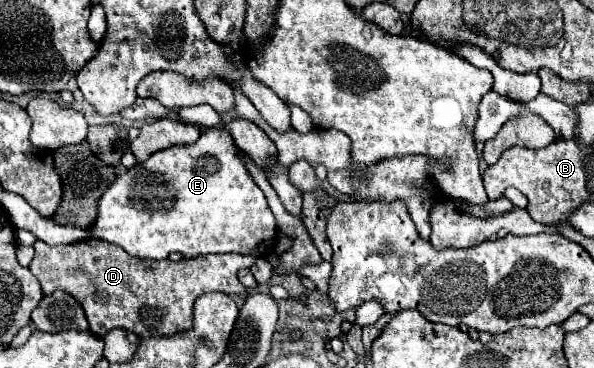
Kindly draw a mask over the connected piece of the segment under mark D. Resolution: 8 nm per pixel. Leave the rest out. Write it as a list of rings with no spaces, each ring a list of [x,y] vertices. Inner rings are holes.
[[[92,238],[54,248],[38,240],[34,250],[36,256],[30,262],[30,272],[38,278],[44,294],[64,290],[74,296],[84,308],[92,334],[104,336],[112,328],[126,328],[142,338],[188,330],[192,326],[194,300],[206,292],[246,294],[246,286],[240,284],[236,274],[238,270],[250,268],[258,259],[226,253],[204,254],[180,262],[140,260],[116,244]]]

